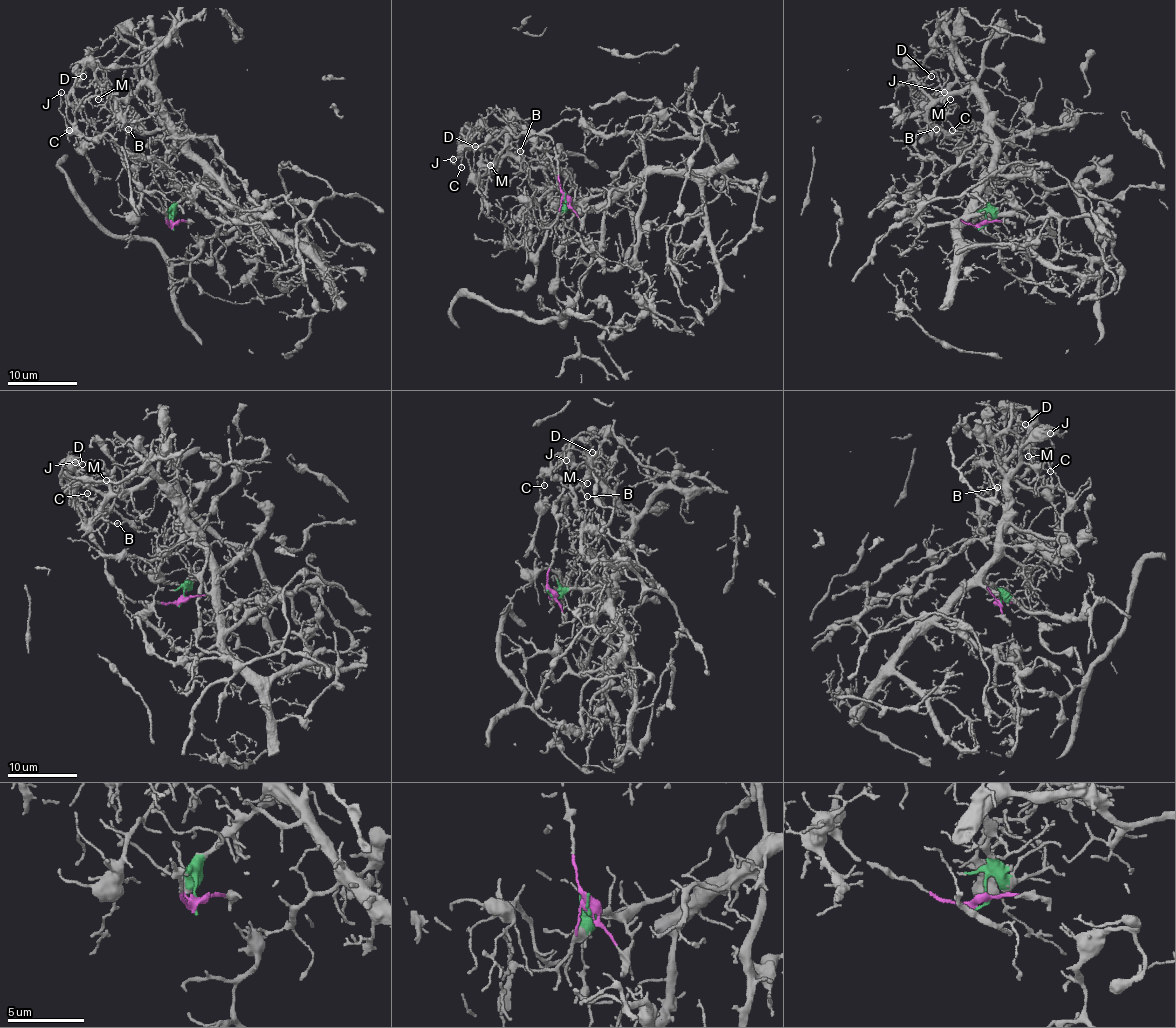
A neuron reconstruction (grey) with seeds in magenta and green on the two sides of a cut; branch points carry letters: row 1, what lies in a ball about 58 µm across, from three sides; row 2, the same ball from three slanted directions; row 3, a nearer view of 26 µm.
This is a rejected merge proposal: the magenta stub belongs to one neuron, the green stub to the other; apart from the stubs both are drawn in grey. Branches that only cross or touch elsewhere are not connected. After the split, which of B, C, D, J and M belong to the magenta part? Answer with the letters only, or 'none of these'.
C, D, J

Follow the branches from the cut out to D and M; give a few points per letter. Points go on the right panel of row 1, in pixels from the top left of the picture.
D: (982, 226), (940, 212), (919, 194), (915, 137), (929, 137), (931, 130), (914, 104), (912, 88), (931, 76)
M: (984, 226), (987, 194), (975, 187), (992, 154), (991, 118), (971, 84), (940, 97), (949, 86), (950, 98)

